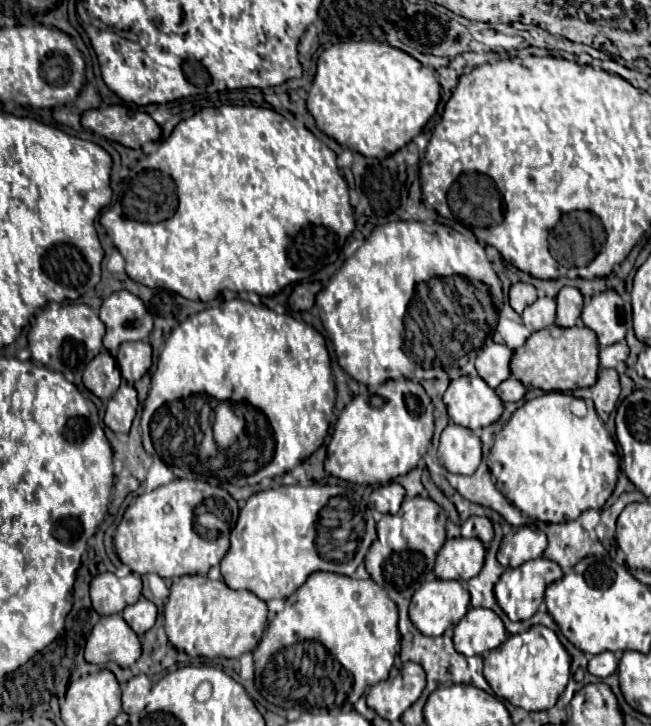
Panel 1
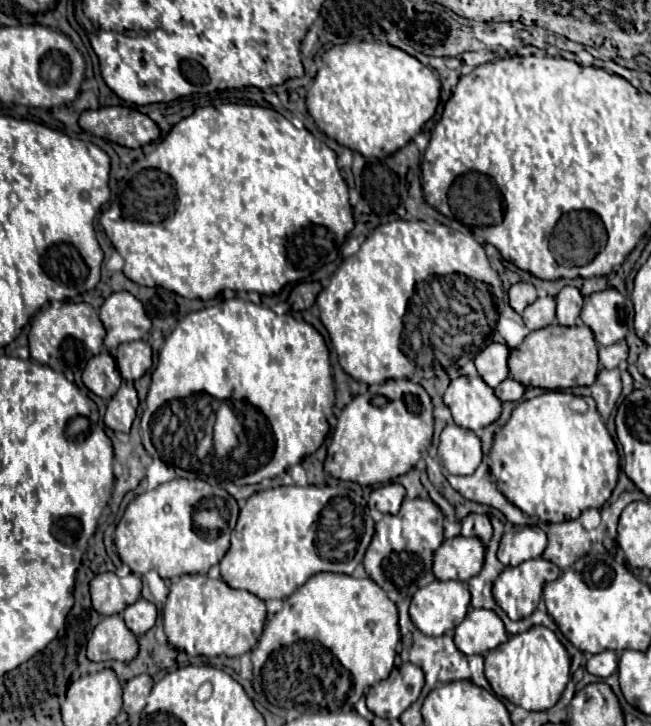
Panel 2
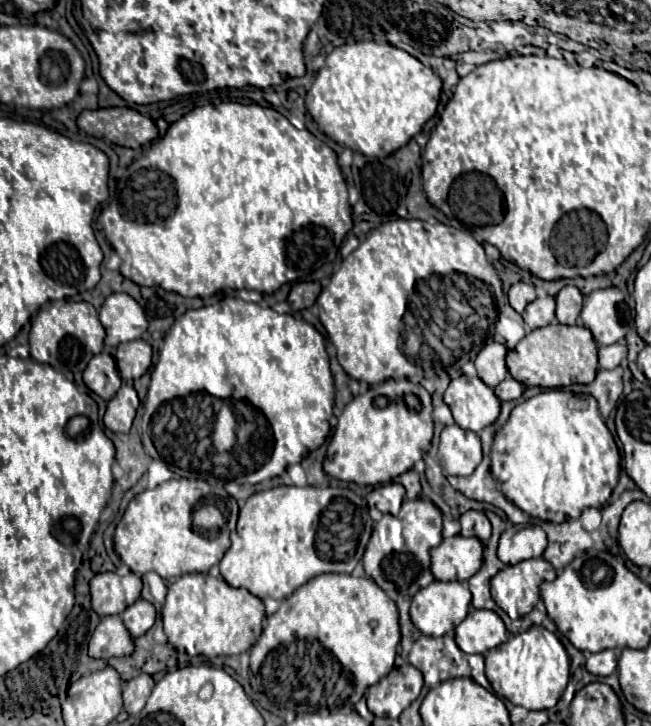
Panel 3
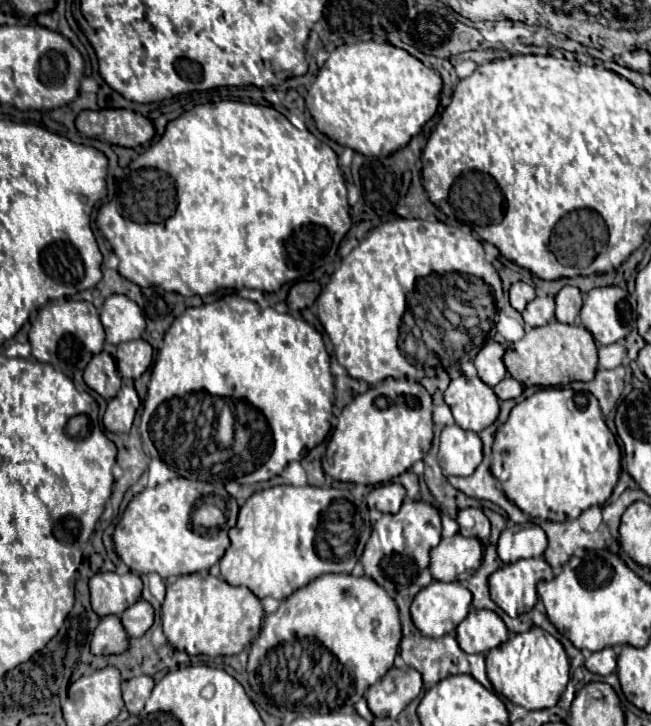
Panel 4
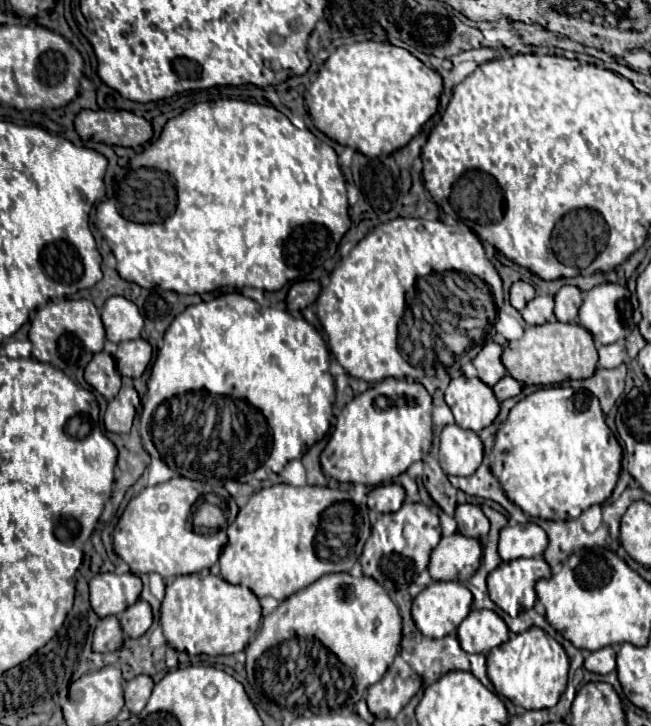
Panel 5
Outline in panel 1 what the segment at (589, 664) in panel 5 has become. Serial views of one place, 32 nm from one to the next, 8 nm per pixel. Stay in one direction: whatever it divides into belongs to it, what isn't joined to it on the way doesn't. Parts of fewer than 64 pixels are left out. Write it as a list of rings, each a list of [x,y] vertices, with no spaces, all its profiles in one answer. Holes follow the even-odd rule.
[[[602,652],[590,658],[588,662],[588,672],[598,676],[598,678],[606,678],[610,674],[614,674],[618,668],[618,658],[614,652]]]

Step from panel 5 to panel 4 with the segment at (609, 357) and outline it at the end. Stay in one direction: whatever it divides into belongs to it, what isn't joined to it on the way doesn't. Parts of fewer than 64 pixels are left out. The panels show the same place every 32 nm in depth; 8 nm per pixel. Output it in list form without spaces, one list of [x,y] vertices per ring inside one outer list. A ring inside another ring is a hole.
[[[616,342],[610,346],[600,346],[598,358],[600,358],[600,368],[616,368],[626,358],[626,346],[622,342]]]

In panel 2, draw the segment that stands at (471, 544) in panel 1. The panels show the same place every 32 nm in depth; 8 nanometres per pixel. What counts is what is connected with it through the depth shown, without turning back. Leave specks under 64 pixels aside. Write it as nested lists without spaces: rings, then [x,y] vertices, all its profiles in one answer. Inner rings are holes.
[[[448,538],[434,552],[432,572],[438,580],[468,581],[480,572],[484,562],[484,546],[476,538]]]

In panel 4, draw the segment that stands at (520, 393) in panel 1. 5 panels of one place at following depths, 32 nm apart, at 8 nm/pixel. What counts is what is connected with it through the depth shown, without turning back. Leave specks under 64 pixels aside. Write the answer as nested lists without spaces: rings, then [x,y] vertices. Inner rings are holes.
[[[506,376],[504,380],[500,380],[500,384],[494,386],[494,392],[496,392],[498,400],[518,398],[522,394],[522,384],[518,380],[514,380],[512,376]]]

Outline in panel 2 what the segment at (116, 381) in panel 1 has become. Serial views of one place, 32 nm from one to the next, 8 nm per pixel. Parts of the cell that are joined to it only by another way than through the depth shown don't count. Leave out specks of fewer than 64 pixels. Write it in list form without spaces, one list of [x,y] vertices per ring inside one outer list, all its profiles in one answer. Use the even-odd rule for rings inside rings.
[[[102,350],[98,356],[94,356],[88,366],[84,368],[82,380],[88,390],[92,390],[96,396],[110,400],[116,390],[120,388],[122,377],[117,368],[115,359]]]

